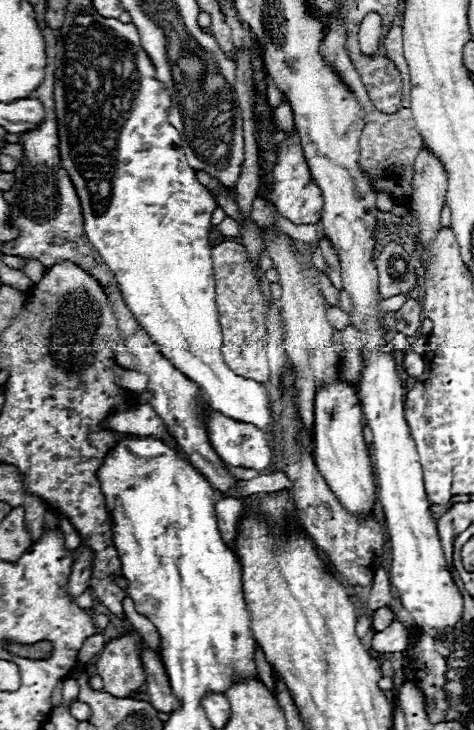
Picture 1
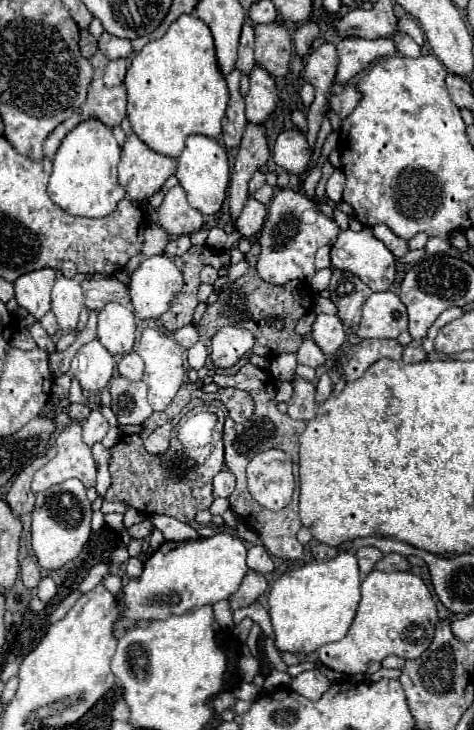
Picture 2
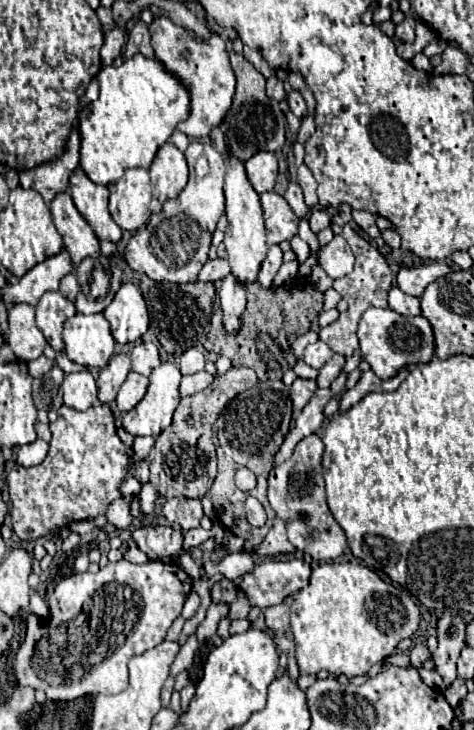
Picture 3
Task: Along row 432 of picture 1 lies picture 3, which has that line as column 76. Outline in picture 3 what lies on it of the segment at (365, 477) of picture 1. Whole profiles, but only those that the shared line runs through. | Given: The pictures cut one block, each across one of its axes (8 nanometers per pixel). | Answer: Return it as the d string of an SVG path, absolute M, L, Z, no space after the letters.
M76 314L64 322L64 352L82 366L104 368L114 354L114 338L104 314Z

